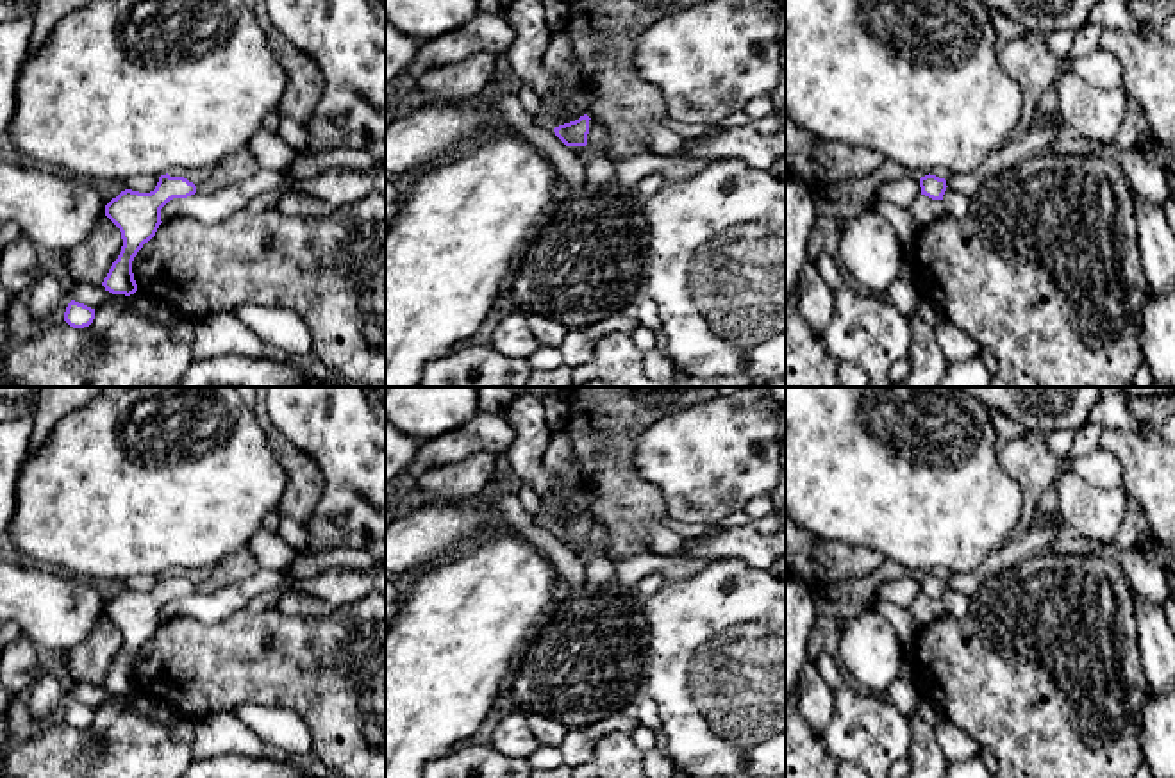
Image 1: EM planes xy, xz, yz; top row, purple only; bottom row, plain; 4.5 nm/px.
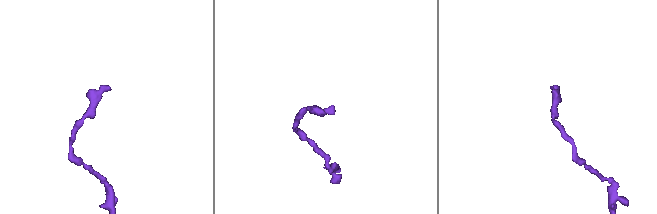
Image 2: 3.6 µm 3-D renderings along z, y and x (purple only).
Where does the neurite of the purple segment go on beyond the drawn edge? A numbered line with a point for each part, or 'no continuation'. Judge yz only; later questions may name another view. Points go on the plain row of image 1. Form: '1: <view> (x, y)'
no continuation

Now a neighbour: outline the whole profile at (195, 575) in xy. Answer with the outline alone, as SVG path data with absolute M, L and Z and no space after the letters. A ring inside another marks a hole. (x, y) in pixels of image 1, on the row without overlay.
M175 567L168 571L170 576L184 576L195 585L204 582L211 573L212 573L212 567Z

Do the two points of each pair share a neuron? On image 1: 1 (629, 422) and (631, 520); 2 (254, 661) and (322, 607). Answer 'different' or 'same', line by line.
1: same
2: different

